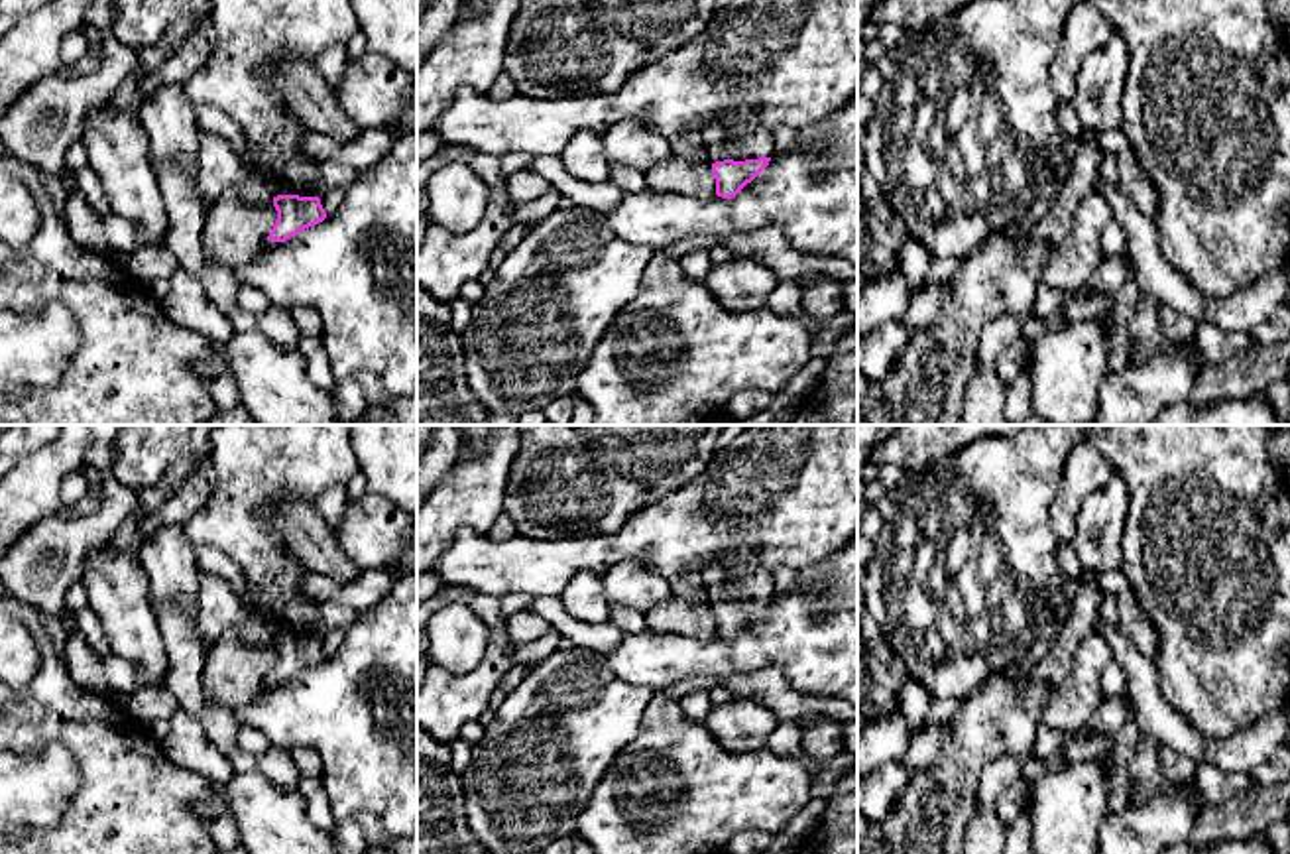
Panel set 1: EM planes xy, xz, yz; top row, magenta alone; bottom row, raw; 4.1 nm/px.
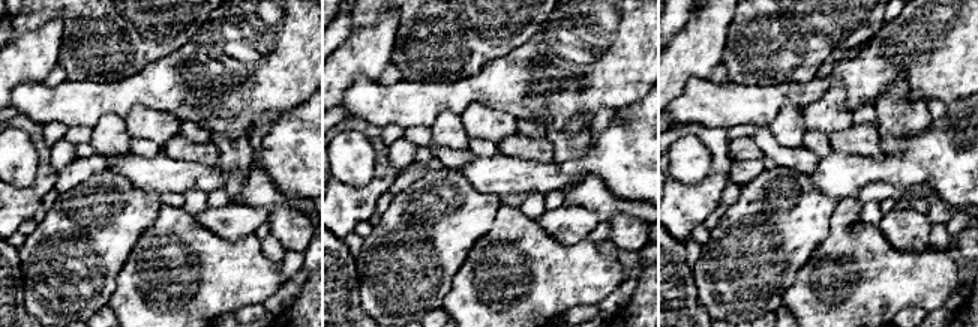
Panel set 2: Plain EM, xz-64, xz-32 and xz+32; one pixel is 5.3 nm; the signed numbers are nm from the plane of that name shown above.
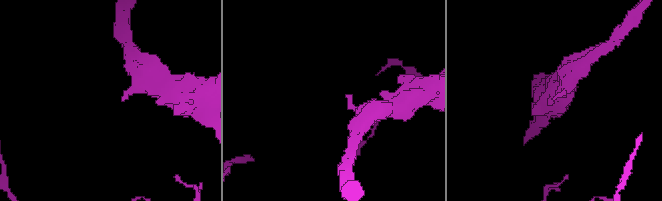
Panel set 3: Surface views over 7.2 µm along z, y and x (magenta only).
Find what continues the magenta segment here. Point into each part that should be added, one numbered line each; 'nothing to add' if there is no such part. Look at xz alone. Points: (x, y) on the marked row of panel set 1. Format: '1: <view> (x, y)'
1: xz (752, 144)

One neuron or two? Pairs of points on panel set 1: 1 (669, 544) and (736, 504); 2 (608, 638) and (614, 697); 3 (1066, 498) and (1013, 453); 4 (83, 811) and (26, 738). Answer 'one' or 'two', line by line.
1: one
2: two
3: two
4: one

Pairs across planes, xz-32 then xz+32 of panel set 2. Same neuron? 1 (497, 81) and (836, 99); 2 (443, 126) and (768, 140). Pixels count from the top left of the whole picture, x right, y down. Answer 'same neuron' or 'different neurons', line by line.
1: different neurons
2: different neurons

